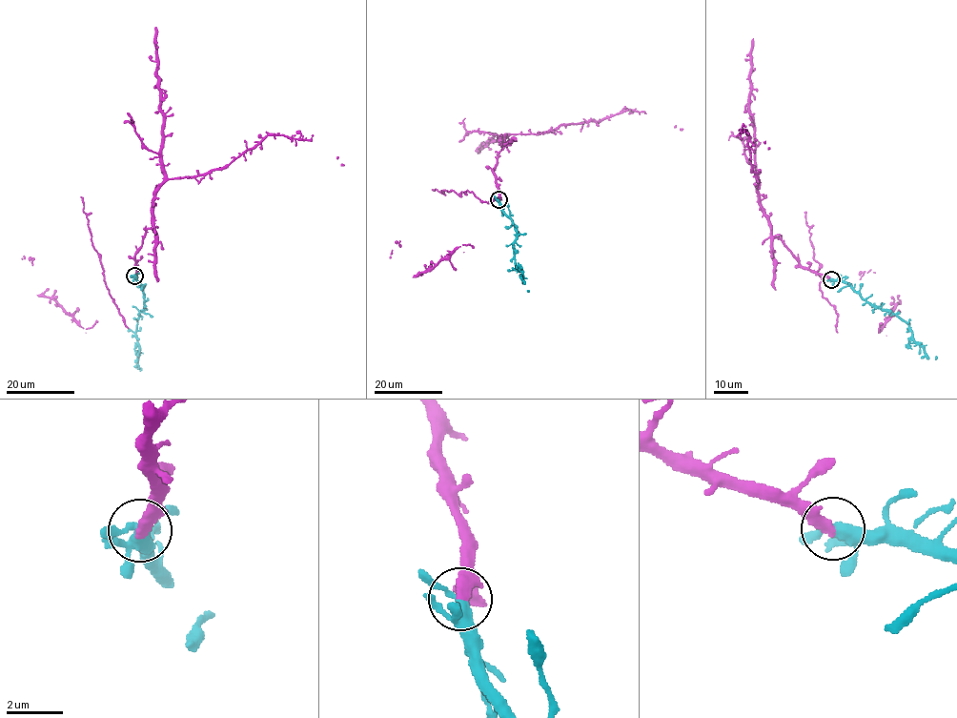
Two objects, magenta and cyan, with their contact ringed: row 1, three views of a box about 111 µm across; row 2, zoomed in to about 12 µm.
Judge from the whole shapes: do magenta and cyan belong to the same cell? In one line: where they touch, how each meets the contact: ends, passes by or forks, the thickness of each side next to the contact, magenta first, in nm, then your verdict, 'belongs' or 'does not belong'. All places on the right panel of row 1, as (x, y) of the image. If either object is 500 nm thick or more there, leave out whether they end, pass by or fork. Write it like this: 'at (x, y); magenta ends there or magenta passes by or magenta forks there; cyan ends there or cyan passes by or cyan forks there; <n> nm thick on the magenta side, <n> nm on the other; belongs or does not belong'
at (831, 279); magenta ends there; cyan forks there; 400 nm thick on the magenta side, 300 nm on the other; belongs

